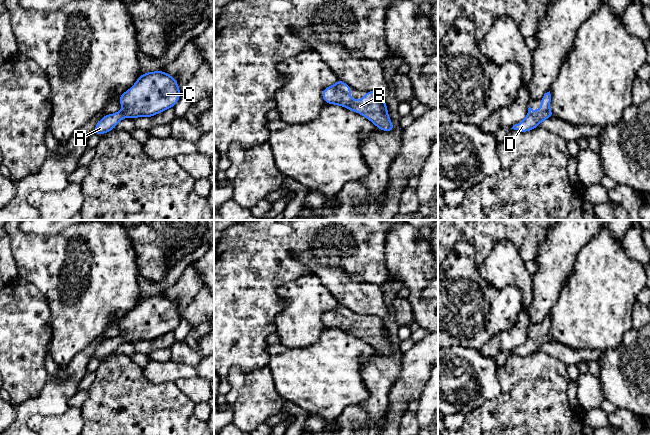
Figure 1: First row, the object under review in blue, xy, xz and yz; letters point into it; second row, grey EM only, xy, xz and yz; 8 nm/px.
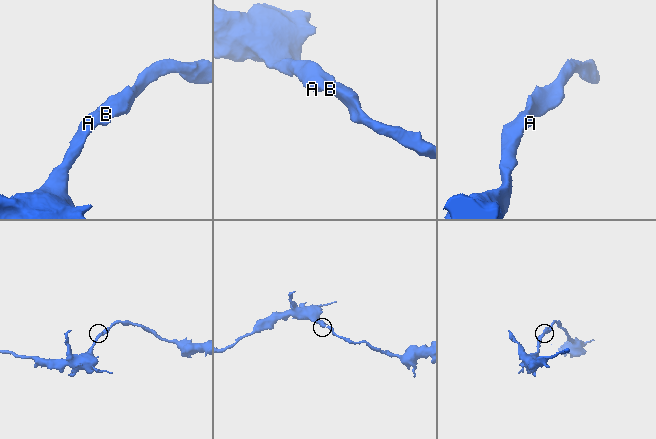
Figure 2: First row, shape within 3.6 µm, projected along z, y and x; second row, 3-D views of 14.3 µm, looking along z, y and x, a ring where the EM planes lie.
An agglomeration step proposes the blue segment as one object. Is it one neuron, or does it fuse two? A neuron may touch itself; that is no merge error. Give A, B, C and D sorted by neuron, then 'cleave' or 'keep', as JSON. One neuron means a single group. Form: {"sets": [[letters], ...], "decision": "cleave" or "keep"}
{"sets": [["A", "B", "C", "D"]], "decision": "keep"}

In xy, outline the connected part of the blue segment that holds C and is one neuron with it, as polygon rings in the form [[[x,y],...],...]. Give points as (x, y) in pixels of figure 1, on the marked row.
[[[158,70],[141,74],[135,84],[119,96],[124,107],[119,112],[104,115],[93,129],[92,135],[106,134],[126,117],[152,117],[172,108],[180,98],[177,80]]]

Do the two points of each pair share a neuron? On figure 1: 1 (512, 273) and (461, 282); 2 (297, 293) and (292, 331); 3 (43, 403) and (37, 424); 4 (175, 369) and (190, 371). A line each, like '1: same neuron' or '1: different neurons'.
1: different neurons
2: same neuron
3: different neurons
4: same neuron

